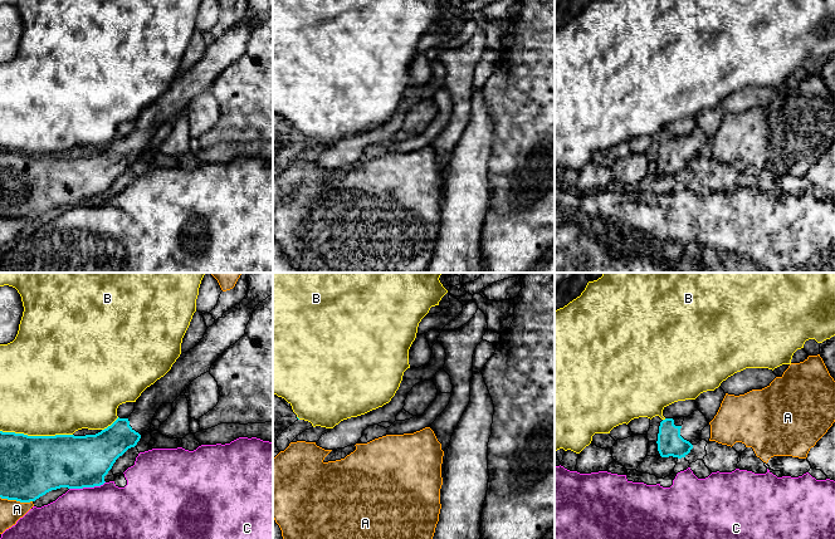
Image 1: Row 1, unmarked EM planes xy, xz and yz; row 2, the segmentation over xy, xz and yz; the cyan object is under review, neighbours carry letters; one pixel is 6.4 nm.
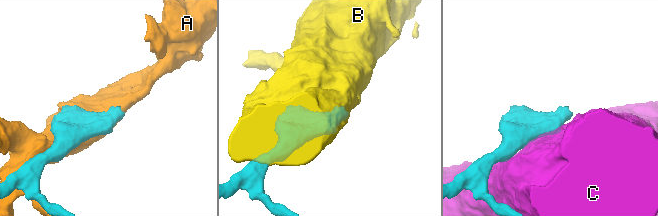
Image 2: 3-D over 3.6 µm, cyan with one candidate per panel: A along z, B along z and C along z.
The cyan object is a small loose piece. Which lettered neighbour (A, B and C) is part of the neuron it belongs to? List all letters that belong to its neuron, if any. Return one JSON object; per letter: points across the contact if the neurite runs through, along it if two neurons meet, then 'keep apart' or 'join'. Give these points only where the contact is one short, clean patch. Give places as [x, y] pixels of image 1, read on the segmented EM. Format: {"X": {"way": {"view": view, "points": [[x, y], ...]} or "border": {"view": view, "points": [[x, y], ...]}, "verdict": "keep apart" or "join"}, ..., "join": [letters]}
{"A": {"verdict": "keep apart"}, "B": {"verdict": "keep apart"}, "C": {"verdict": "keep apart"}, "join": []}

